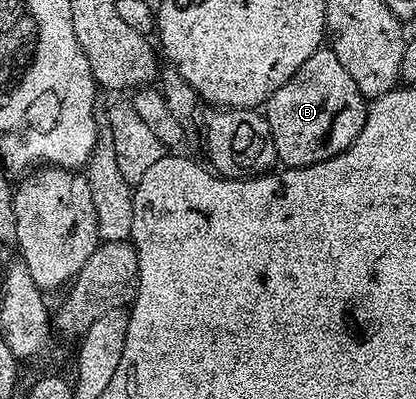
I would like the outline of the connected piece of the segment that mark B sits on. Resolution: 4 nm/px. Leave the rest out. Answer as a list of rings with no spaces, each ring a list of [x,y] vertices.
[[[322,47],[266,102],[266,116],[274,135],[276,159],[289,169],[322,163],[337,157],[358,139],[366,123],[369,102],[358,91],[358,83],[350,79],[346,67],[338,63],[331,48]]]

